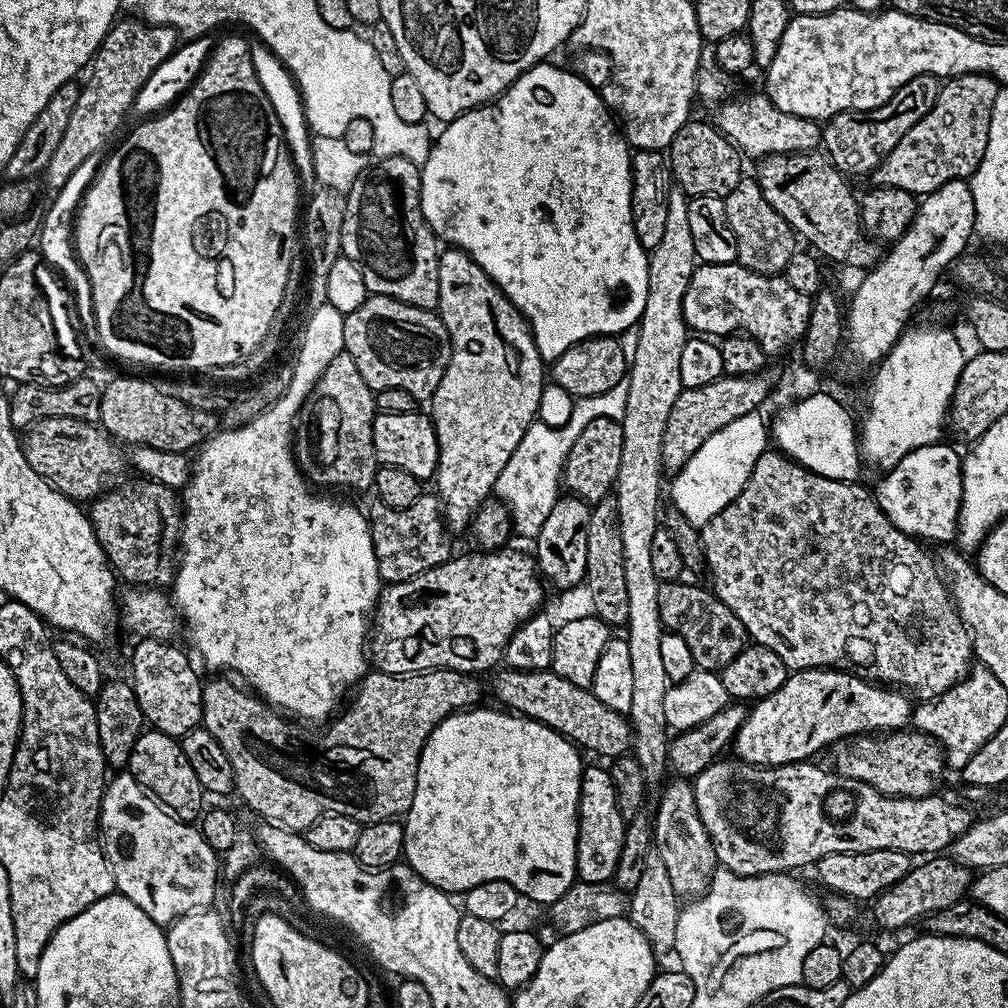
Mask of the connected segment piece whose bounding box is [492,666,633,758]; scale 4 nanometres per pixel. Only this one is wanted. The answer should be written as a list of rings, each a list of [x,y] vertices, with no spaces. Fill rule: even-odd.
[[[504,666],[496,674],[492,680],[492,692],[504,703],[501,705],[505,709],[542,722],[581,749],[589,748],[600,756],[623,756],[633,747],[633,726],[629,723],[629,717],[618,710],[610,710],[606,702],[598,702],[591,688],[574,686],[574,682],[566,682],[566,678],[551,670],[514,669]]]

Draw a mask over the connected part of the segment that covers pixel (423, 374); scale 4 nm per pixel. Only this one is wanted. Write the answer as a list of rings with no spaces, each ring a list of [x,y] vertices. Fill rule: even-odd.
[[[369,295],[358,310],[347,313],[344,317],[345,344],[344,351],[354,358],[354,366],[358,366],[358,374],[372,388],[373,393],[382,390],[406,390],[414,394],[417,402],[431,401],[434,390],[438,390],[438,382],[442,382],[442,374],[448,372],[448,363],[452,347],[446,326],[435,311],[410,306],[401,300],[389,296]]]

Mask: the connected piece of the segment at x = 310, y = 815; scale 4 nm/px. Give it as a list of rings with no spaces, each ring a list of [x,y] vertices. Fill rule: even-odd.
[[[434,668],[411,676],[391,676],[372,670],[356,685],[348,713],[337,715],[327,725],[328,733],[320,744],[299,744],[288,737],[285,717],[277,709],[247,687],[231,684],[228,678],[220,679],[224,680],[204,684],[202,726],[214,734],[218,746],[226,750],[230,766],[234,766],[235,795],[240,795],[261,816],[261,821],[287,825],[293,830],[312,824],[326,814],[346,814],[346,818],[354,818],[361,826],[403,817],[414,802],[420,752],[430,734],[452,713],[481,703],[480,684],[476,681],[479,679],[469,678],[462,672]]]

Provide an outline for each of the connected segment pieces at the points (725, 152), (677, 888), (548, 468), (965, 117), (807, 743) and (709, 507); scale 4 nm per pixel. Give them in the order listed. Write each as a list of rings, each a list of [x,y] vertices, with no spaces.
[[[697,118],[690,119],[687,124],[678,130],[678,134],[674,135],[672,144],[666,149],[666,155],[668,167],[672,169],[673,181],[678,185],[679,191],[689,198],[693,196],[726,197],[730,194],[730,190],[734,190],[734,186],[738,186],[738,182],[742,179],[742,172],[740,172],[742,153],[740,149],[728,137],[724,136],[712,122],[703,124]]]
[[[674,778],[661,789],[662,798],[653,815],[653,847],[662,858],[674,892],[682,900],[699,899],[708,892],[720,863],[708,831],[698,814],[696,791],[689,779]]]
[[[624,377],[618,385],[604,394],[579,397],[572,405],[570,418],[561,424],[535,420],[527,428],[518,447],[510,454],[510,459],[502,468],[493,491],[497,499],[506,505],[511,515],[511,525],[516,534],[528,540],[535,539],[541,532],[546,518],[559,500],[562,490],[565,460],[575,439],[586,426],[596,418],[623,420],[626,410],[626,399],[629,393],[629,380]]]
[[[962,74],[945,79],[926,118],[914,122],[902,134],[898,146],[871,173],[871,183],[881,188],[901,188],[923,198],[946,182],[971,177],[986,154],[990,118],[1000,90],[1001,85],[986,74]]]
[[[797,669],[793,671],[777,691],[765,699],[757,701],[749,709],[746,720],[732,742],[737,759],[760,767],[803,763],[811,759],[816,752],[839,740],[854,735],[887,734],[909,727],[914,711],[914,704],[903,691],[892,686],[881,686],[857,673],[843,669]]]
[[[759,411],[742,414],[742,418],[734,418],[730,426],[722,426],[718,434],[710,434],[710,438],[706,438],[706,442],[702,442],[702,446],[694,450],[690,462],[686,462],[675,473],[671,503],[690,523],[697,526],[708,524],[710,518],[730,506],[730,502],[738,498],[742,486],[746,486],[754,470],[754,462],[758,462],[758,458],[766,450],[766,424],[764,428],[764,420],[760,415]]]

